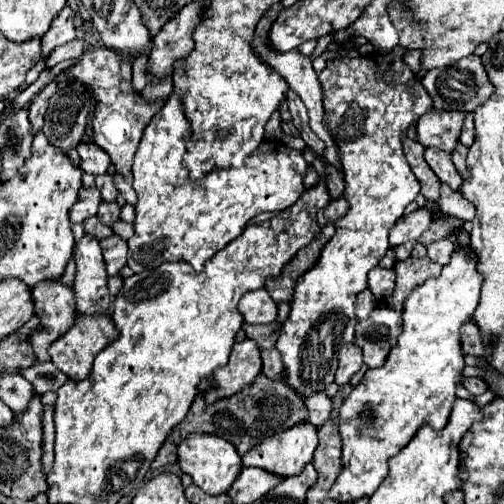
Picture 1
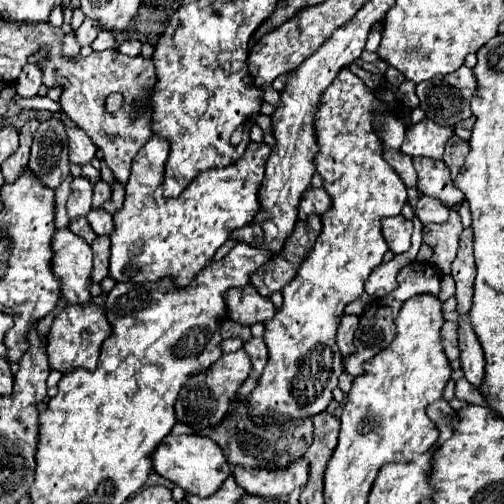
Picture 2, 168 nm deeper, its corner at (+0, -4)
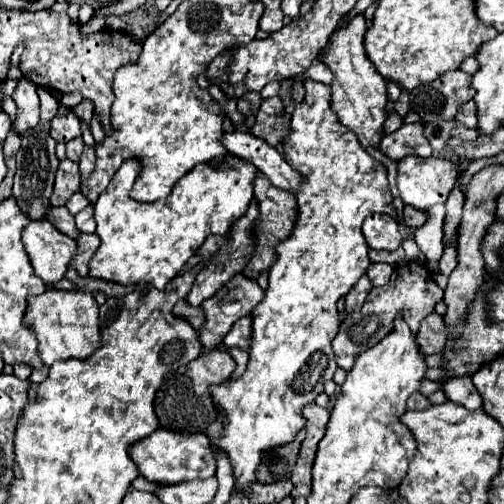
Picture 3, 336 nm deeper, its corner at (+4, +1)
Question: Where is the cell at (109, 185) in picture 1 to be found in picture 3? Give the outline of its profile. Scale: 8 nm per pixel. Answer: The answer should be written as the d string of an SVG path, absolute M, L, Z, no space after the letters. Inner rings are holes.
M73 139L71 143L67 143L67 157L73 163L79 163L81 153L83 153L83 139Z

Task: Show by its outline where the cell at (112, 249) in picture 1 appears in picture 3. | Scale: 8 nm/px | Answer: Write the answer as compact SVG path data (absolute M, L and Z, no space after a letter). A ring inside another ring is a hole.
M81 233L79 235L79 239L77 239L77 259L73 259L73 267L77 269L79 275L83 275L83 277L89 275L89 261L93 259L93 253L97 251L99 243L101 241L95 233L91 233L91 235Z

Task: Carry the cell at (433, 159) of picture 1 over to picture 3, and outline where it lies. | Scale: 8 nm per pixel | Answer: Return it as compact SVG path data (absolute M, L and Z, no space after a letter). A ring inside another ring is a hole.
M407 155L399 161L399 175L397 175L397 187L401 191L401 199L405 205L413 205L415 209L429 209L437 203L445 203L451 189L455 187L459 177L459 169L441 157L415 157L415 155Z

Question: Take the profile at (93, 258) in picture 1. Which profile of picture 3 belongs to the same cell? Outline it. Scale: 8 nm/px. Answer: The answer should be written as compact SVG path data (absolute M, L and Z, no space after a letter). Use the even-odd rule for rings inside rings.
M47 219L31 221L23 231L23 243L29 253L35 273L53 285L61 281L77 255L77 243L69 235L61 233Z

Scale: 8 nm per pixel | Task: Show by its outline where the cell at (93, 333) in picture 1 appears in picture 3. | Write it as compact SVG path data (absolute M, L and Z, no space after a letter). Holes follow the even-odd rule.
M47 289L41 295L31 295L25 311L25 323L35 329L39 341L39 355L45 365L63 359L87 359L101 347L99 305L91 293Z

